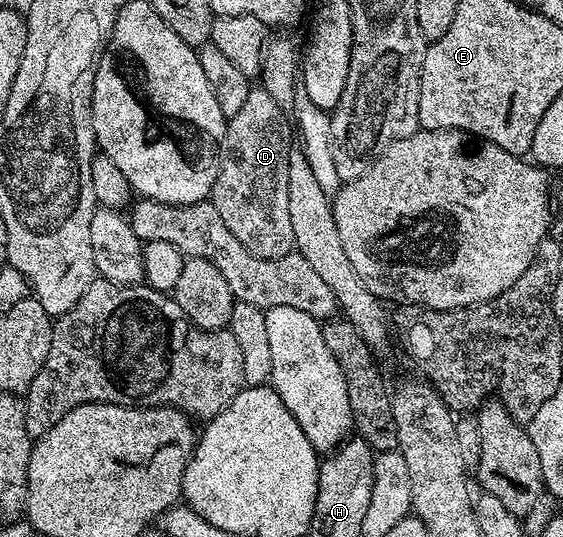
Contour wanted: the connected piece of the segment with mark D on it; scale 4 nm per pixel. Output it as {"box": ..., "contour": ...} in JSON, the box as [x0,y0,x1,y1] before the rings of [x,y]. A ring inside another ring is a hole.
{"box":[209,87,295,260],"contour":[[[251,87],[240,114],[229,117],[220,170],[209,195],[228,230],[261,260],[275,260],[295,251],[292,218],[288,215],[288,154],[292,141],[286,116],[287,109],[276,106],[265,88]]]}

